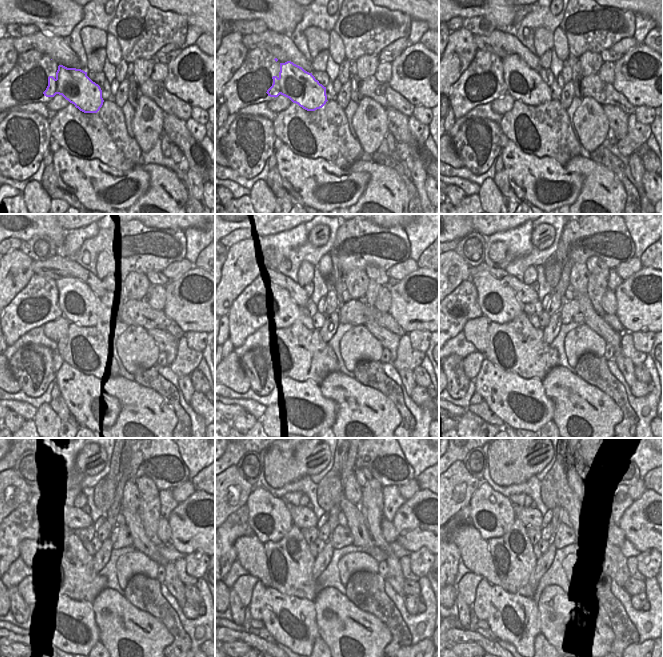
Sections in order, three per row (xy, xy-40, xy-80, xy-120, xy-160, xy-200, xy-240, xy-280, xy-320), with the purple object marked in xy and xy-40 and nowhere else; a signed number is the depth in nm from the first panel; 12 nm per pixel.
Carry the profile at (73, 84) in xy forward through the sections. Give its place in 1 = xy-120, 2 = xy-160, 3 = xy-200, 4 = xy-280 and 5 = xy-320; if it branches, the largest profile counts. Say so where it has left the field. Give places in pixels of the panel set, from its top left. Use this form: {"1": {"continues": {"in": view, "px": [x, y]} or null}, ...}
{"1": {"continues": {"in": "xy-120", "px": [72, 299]}}, "2": {"continues": {"in": "xy-160", "px": [281, 308]}}, "3": {"continues": {"in": "xy-200", "px": [501, 304]}}, "4": {"continues": {"in": "xy-280", "px": [270, 519]}}, "5": {"continues": {"in": "xy-320", "px": [492, 514]}}}

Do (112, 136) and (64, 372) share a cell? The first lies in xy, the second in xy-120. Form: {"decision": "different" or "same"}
{"decision": "different"}

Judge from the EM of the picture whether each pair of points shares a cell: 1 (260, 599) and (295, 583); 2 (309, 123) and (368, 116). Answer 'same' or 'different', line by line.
1: different
2: different

